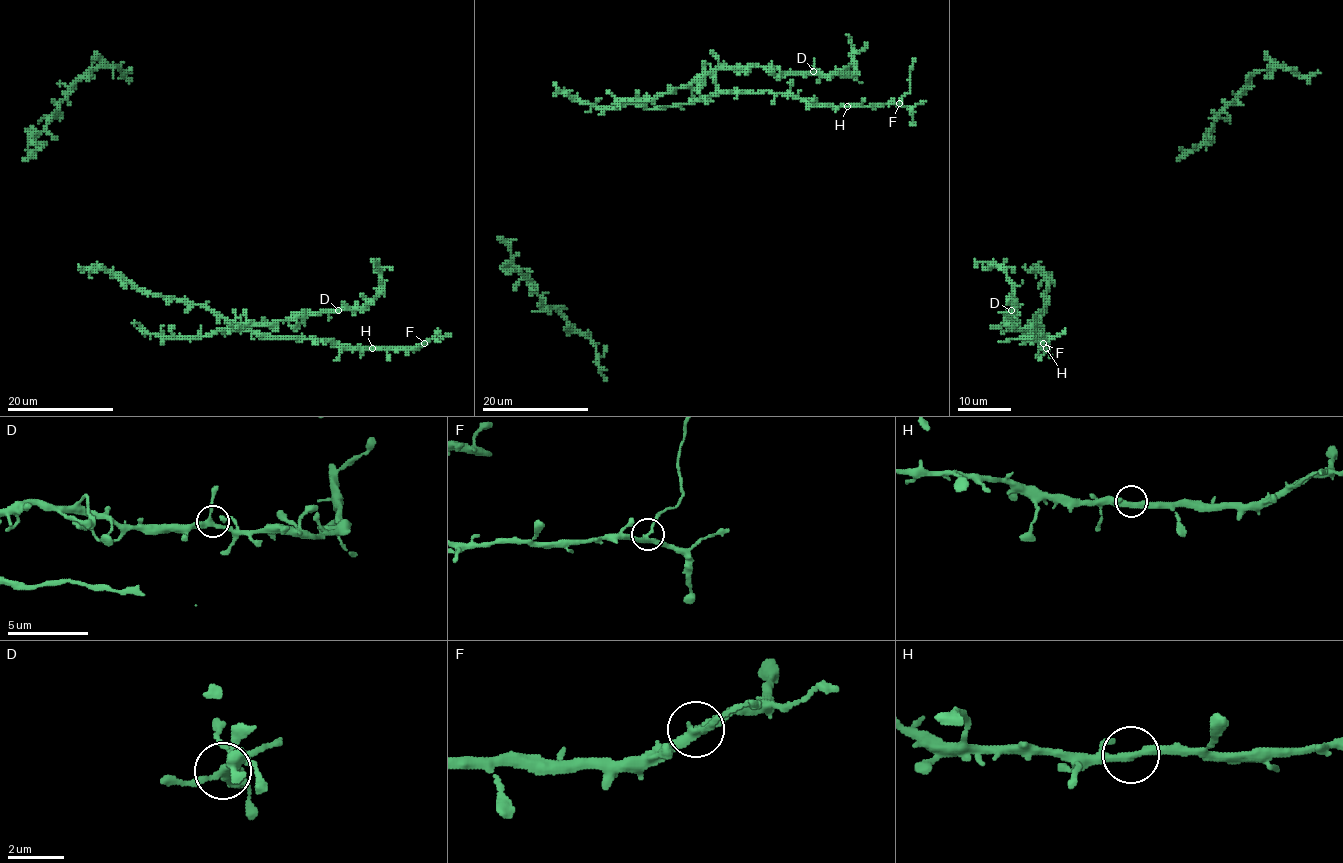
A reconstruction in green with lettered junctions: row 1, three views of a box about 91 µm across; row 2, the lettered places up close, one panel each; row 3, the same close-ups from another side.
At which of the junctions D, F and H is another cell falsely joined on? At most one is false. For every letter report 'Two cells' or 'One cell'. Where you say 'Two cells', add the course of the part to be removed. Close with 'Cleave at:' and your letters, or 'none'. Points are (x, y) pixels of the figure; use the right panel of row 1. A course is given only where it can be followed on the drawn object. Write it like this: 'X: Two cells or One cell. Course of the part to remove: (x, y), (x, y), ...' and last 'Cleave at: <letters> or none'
D: One cell
F: Two cells. Course of the part to remove: (1043, 342), (1030, 338), (999, 341)
H: One cell
Cleave at: F

